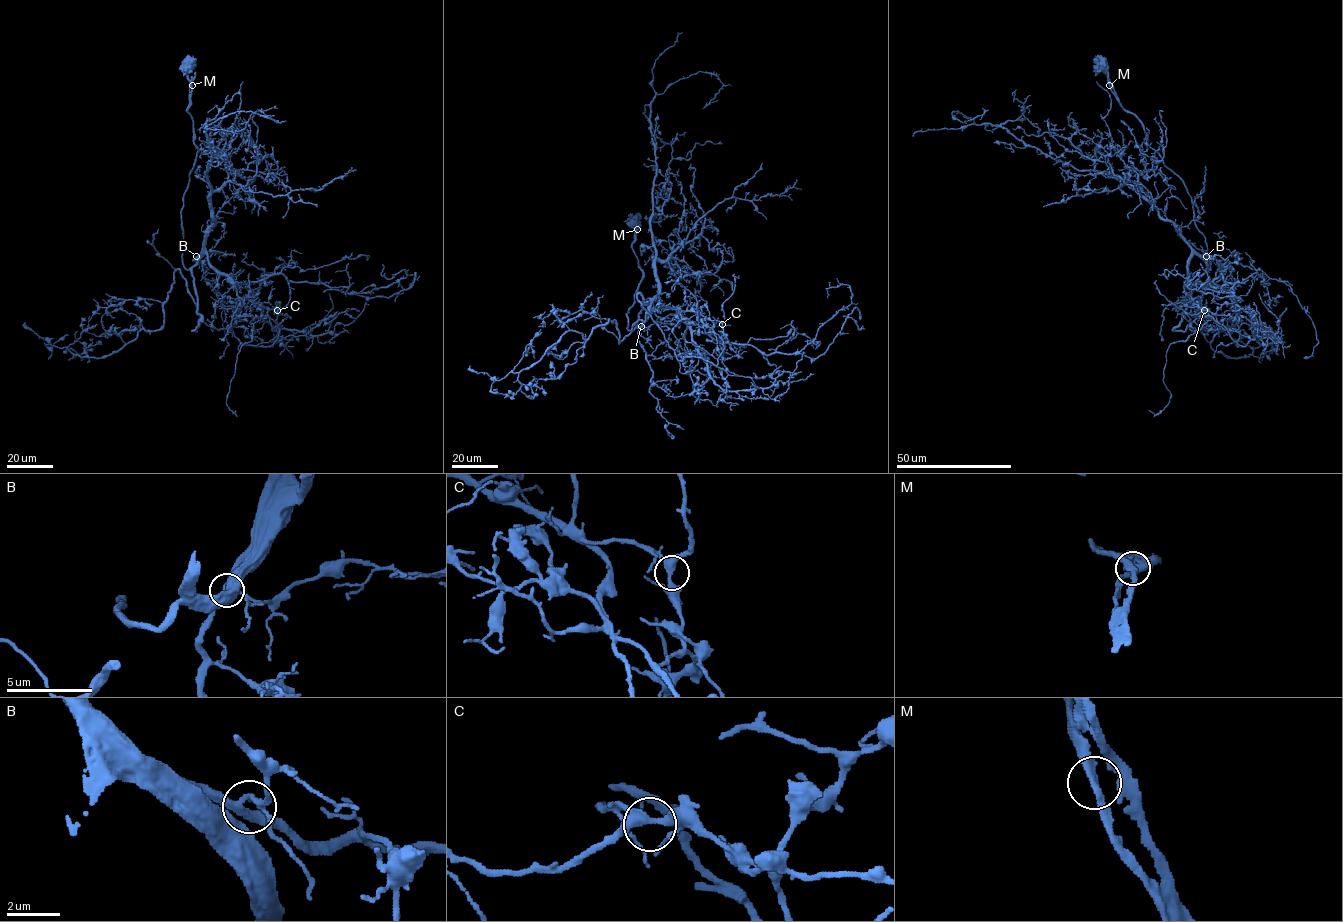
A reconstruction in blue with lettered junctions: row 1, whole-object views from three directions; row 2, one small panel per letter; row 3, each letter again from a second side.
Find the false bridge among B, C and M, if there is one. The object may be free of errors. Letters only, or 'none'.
none

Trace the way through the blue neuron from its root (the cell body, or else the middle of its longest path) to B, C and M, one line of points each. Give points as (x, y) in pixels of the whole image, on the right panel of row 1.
B: (1099, 62), (1120, 105), (1140, 122), (1146, 143), (1182, 181), (1206, 256)
C: (1099, 62), (1191, 197), (1211, 269), (1194, 254), (1187, 274), (1191, 299), (1204, 310)
M: (1099, 62), (1098, 67), (1106, 75), (1109, 85)

